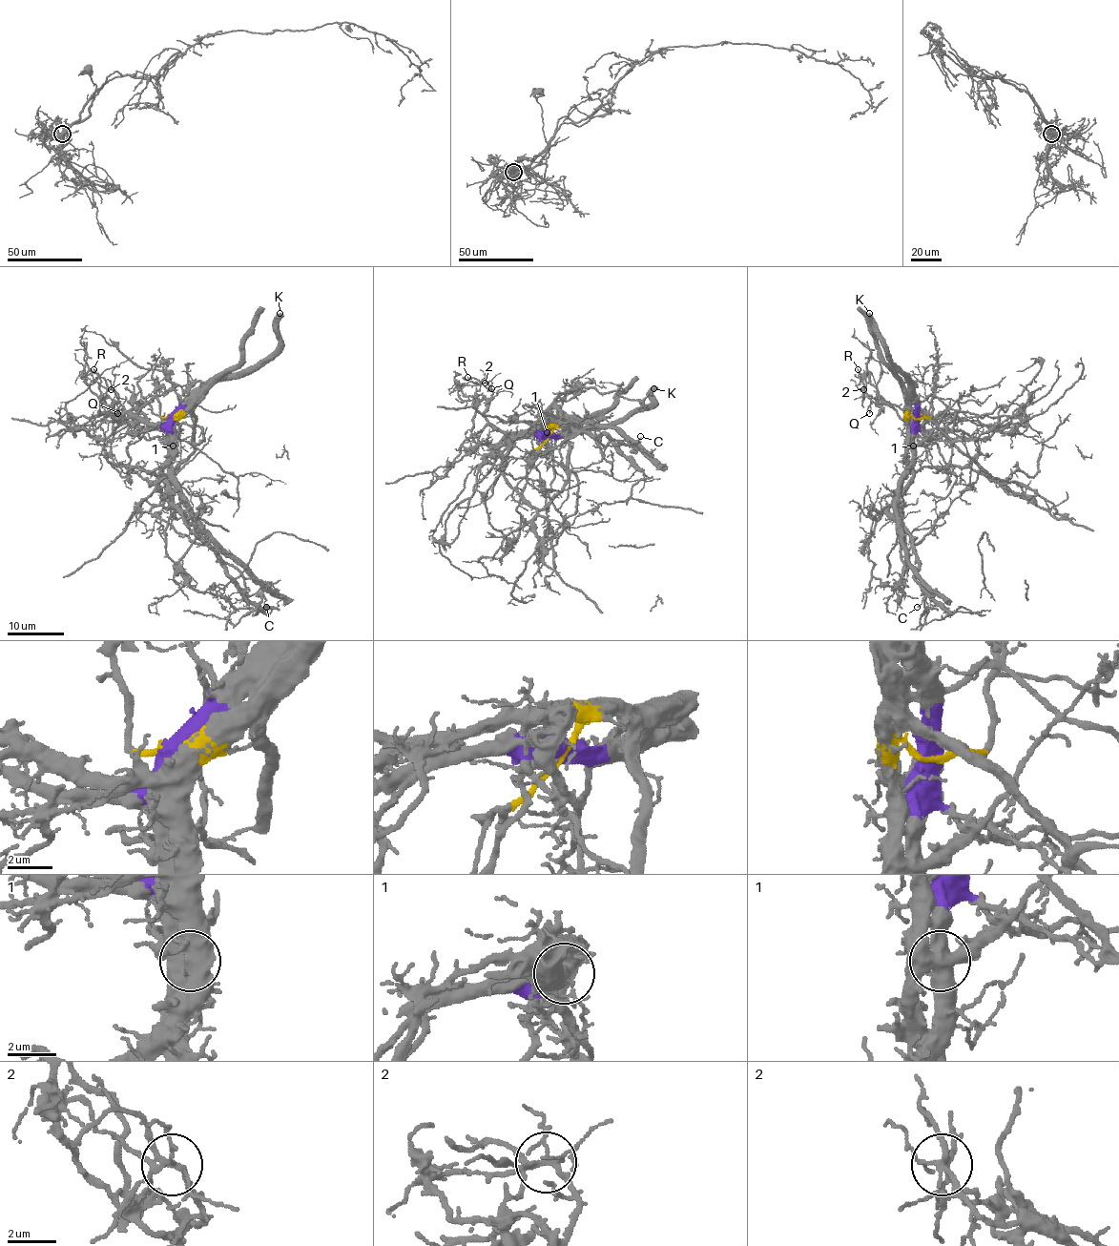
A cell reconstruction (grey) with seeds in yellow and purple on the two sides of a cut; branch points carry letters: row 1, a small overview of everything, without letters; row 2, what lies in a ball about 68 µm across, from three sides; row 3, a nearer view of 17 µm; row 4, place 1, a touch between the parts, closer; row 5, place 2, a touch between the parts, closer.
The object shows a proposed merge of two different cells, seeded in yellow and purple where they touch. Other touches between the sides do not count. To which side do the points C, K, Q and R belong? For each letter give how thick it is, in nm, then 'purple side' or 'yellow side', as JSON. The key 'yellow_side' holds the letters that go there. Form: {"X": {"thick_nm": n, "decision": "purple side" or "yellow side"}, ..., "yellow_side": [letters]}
{"C": {"thick_nm": 150, "decision": "purple side"}, "K": {"thick_nm": 700, "decision": "purple side"}, "Q": {"thick_nm": 120, "decision": "yellow side"}, "R": {"thick_nm": 140, "decision": "yellow side"}, "yellow_side": ["Q", "R"]}

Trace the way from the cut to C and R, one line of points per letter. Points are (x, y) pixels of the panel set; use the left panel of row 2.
C: (174, 418), (173, 470), (181, 503), (261, 589), (267, 607)
R: (174, 418), (157, 424), (141, 423), (135, 418), (114, 418), (111, 408), (119, 400), (93, 368)

